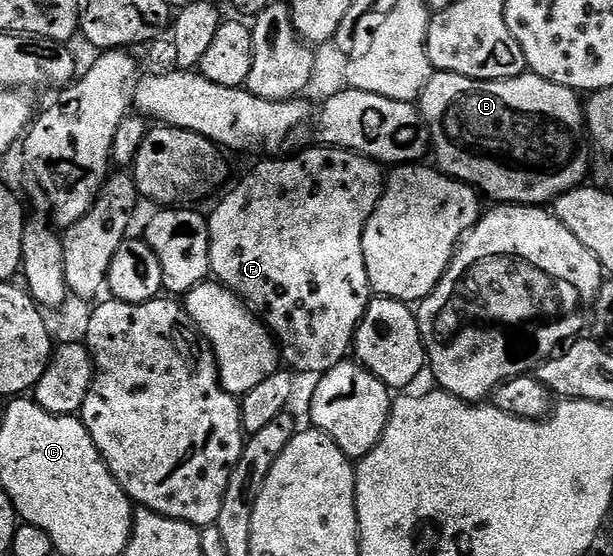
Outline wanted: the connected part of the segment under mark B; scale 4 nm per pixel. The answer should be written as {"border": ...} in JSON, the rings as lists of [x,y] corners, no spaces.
{"border":[[[437,71],[420,95],[419,108],[429,129],[432,156],[437,156],[436,168],[442,173],[473,186],[493,203],[545,207],[567,191],[586,184],[585,176],[591,173],[585,105],[577,97],[578,90],[551,83],[532,71],[506,81],[476,81]]]}

